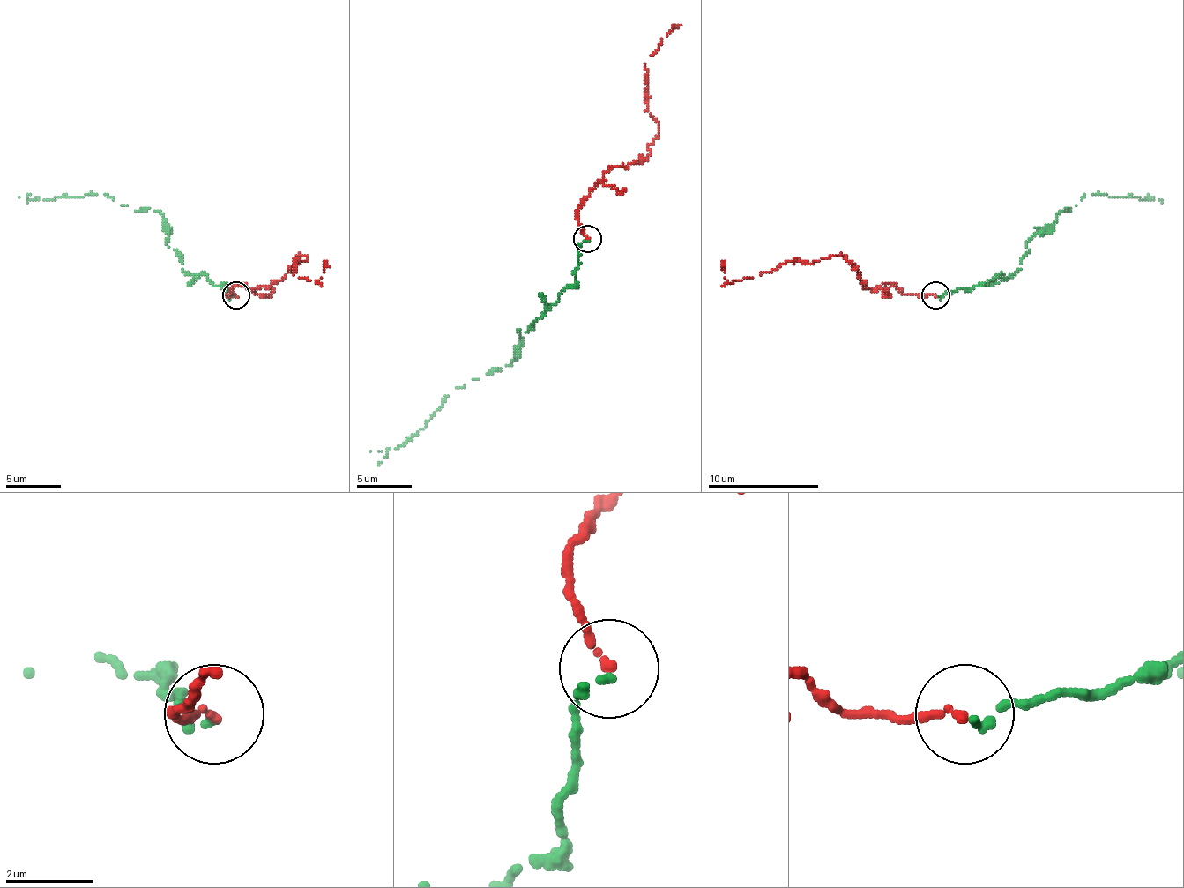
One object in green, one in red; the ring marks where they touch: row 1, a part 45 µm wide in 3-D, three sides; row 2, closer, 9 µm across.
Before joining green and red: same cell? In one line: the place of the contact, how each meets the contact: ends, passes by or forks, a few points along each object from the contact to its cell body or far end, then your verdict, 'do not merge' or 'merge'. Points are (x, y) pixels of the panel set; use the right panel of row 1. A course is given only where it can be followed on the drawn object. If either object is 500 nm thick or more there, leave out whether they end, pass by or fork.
at (935, 294); green ends there; red ends there; green runs (938, 297), (985, 286), (999, 274), (1015, 274), (1029, 249), (1026, 244), (1084, 194), (1148, 197); red runs (934, 294), (902, 294), (890, 283), (866, 288), (849, 261), (837, 255), (785, 261), (730, 283), (721, 261); merge

